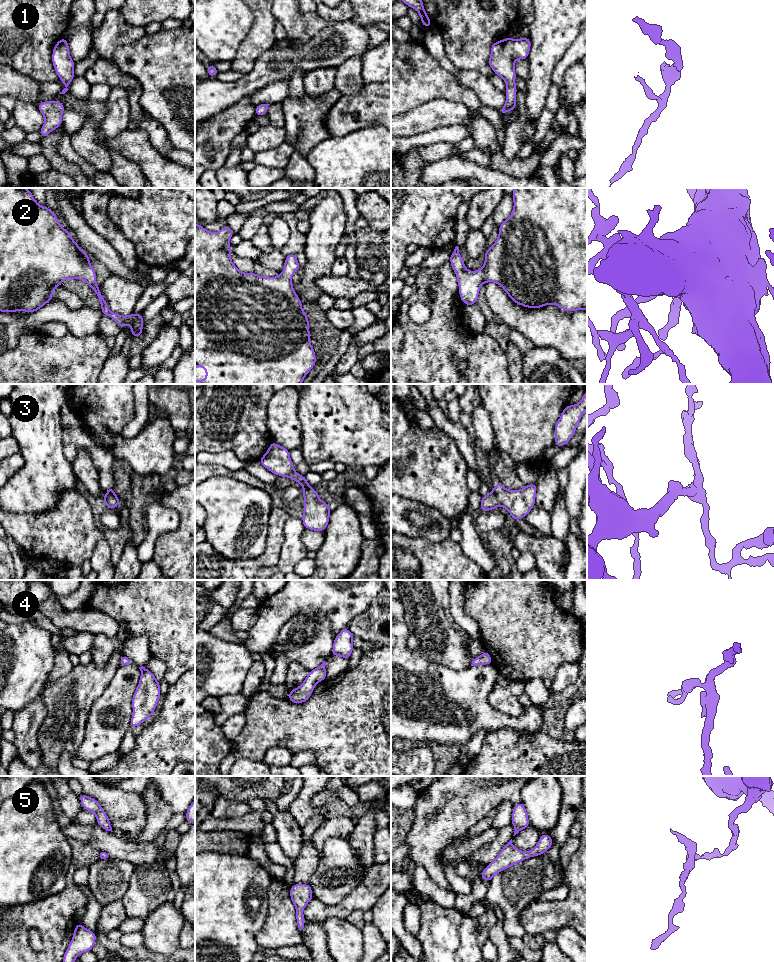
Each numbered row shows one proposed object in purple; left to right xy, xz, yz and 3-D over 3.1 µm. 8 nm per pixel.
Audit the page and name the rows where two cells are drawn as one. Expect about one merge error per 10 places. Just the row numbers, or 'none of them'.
none of them

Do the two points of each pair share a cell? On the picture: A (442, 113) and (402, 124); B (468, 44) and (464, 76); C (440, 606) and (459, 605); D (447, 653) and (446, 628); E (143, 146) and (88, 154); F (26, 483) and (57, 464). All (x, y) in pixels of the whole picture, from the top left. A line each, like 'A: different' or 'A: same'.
A: same
B: different
C: different
D: same
E: different
F: same

